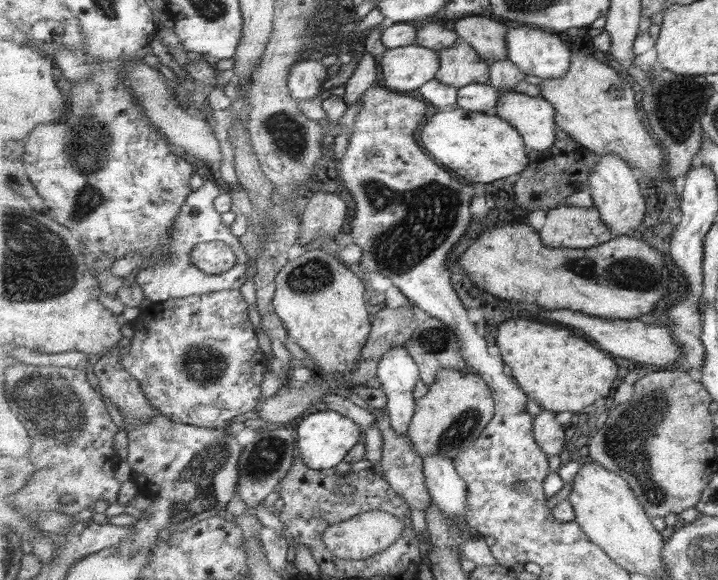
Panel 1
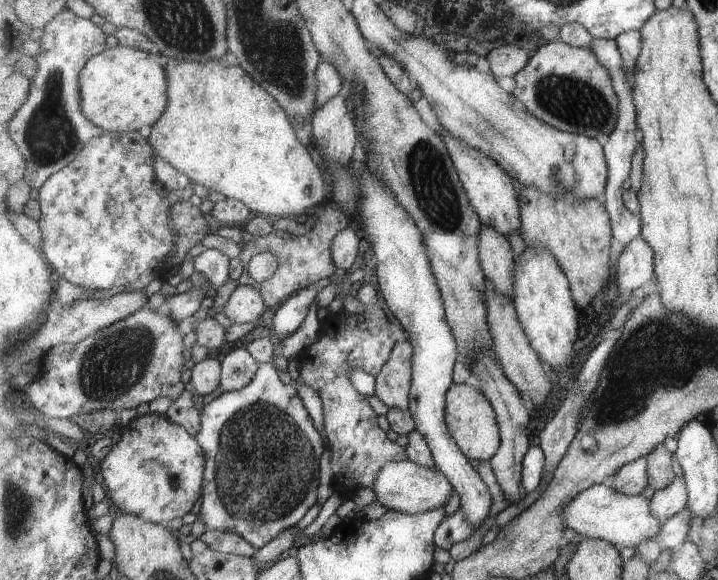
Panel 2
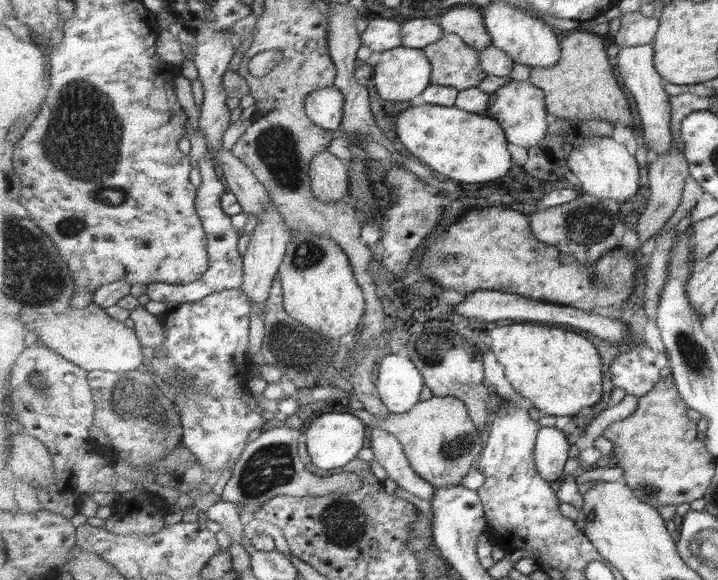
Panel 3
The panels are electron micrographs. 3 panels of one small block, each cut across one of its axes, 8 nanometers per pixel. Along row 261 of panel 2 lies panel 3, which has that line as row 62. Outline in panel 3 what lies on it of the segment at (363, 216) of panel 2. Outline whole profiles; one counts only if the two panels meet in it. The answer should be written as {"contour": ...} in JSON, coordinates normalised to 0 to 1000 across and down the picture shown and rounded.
{"contour":[[[561,79],[531,93],[526,109],[518,117],[521,145],[531,171],[547,172],[547,176],[570,172],[572,178],[577,178],[581,167],[589,162],[602,143],[602,121],[600,105],[589,84]]]}

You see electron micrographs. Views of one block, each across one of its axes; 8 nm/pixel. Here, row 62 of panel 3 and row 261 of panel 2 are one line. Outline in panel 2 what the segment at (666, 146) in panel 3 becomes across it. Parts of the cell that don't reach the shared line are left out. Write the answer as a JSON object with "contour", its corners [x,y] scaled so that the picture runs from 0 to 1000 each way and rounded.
{"contour":[[[894,407],[872,422],[858,452],[862,505],[887,507],[893,493],[912,476],[911,447],[909,428]]]}

